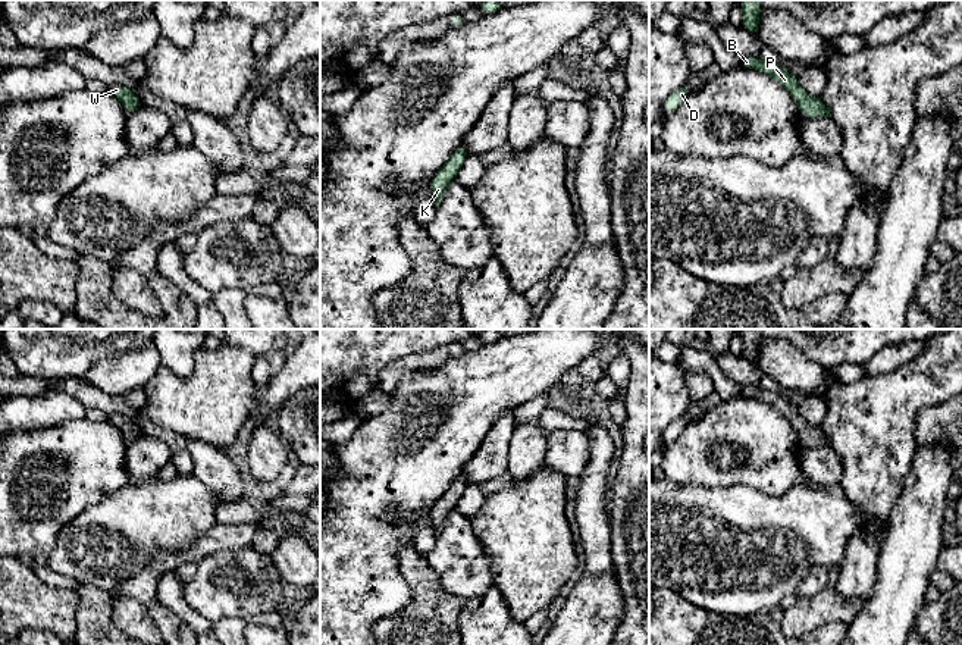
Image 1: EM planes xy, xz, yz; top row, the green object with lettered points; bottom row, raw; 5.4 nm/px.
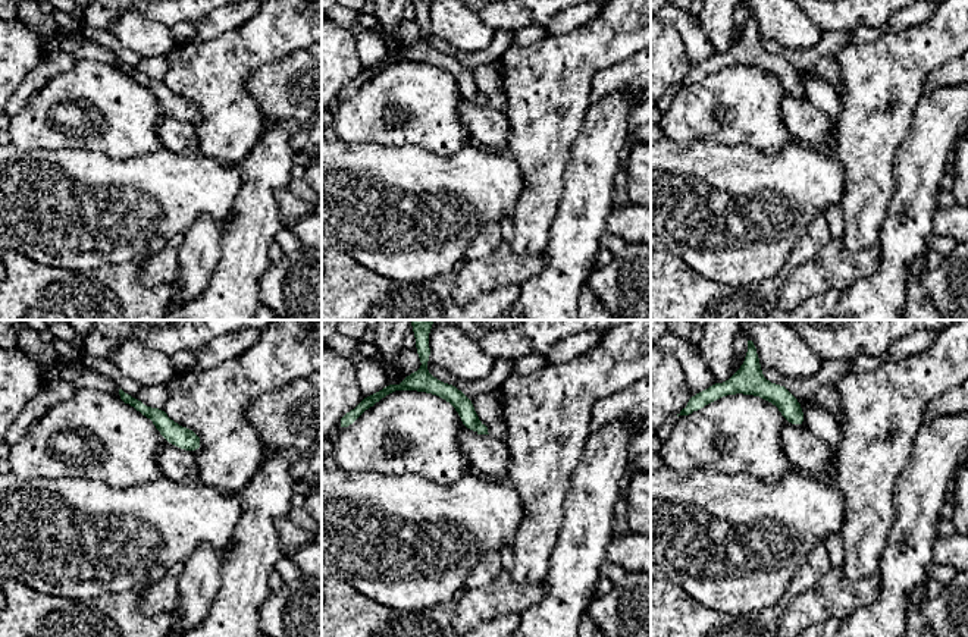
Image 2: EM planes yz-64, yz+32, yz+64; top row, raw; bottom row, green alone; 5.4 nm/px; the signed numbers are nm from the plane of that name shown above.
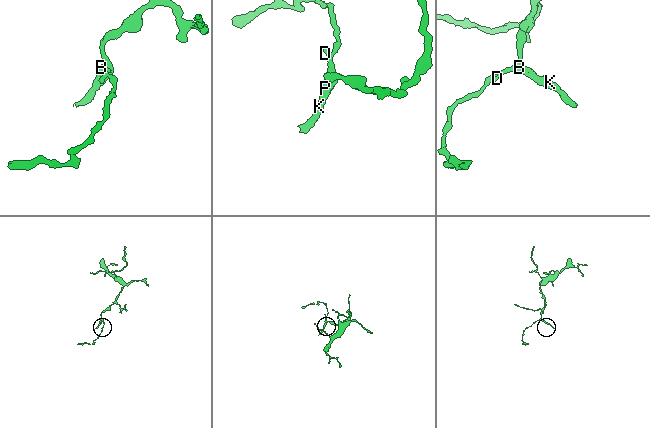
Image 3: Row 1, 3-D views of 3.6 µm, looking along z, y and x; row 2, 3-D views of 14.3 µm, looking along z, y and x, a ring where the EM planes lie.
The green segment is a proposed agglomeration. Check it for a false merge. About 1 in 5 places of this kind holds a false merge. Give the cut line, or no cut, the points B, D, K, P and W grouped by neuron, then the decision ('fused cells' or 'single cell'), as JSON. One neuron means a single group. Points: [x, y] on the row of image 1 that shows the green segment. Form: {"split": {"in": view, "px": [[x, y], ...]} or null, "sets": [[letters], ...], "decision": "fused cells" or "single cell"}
{"split": null, "sets": [["B", "D", "K", "P", "W"]], "decision": "single cell"}

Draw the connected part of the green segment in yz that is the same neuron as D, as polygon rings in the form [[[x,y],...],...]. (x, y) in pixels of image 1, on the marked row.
[[[686,88],[677,90],[676,93],[670,94],[664,103],[664,113],[665,115],[673,113],[686,97],[687,97]]]

